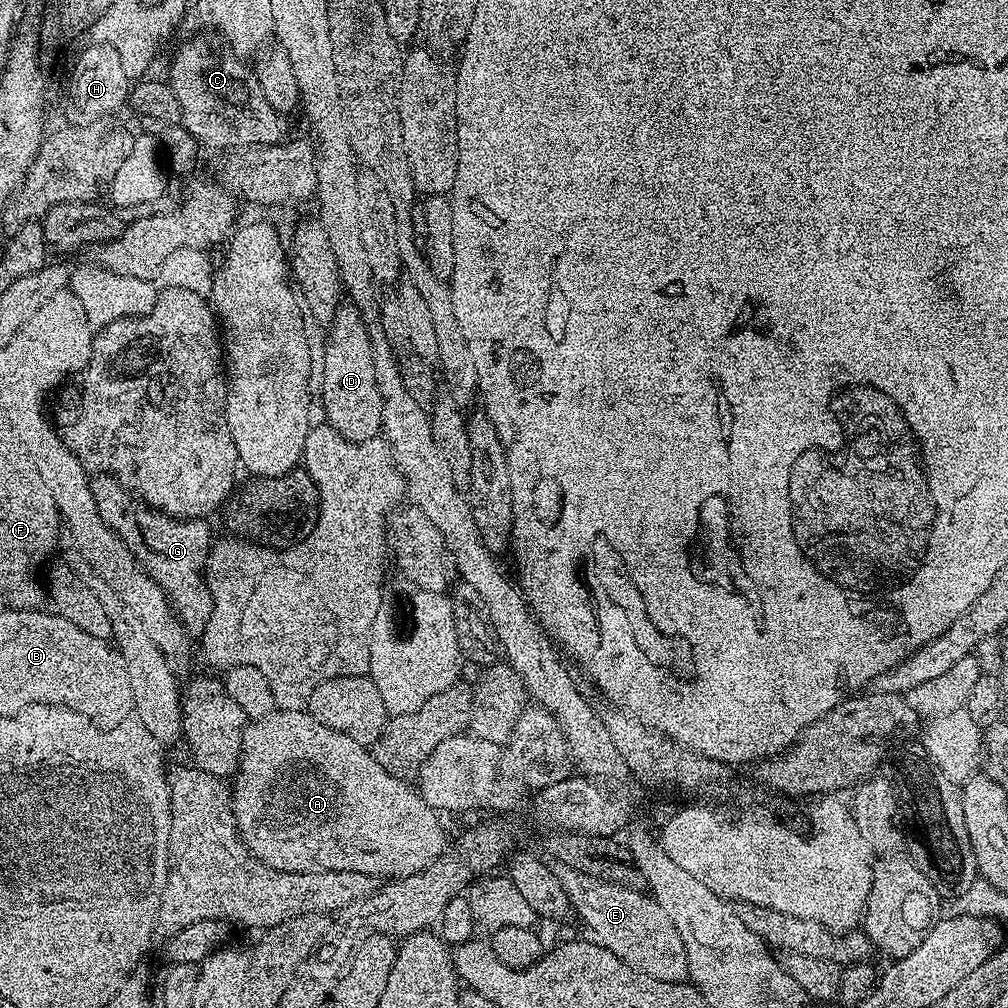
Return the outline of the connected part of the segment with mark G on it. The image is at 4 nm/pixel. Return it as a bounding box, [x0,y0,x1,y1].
[88,475,214,637]

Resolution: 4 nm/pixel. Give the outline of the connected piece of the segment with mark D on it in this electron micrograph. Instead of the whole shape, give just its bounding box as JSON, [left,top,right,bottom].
[319,302,382,442]

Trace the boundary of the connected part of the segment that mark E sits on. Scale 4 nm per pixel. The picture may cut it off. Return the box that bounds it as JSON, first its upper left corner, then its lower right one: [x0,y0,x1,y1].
[548,860,689,983]

